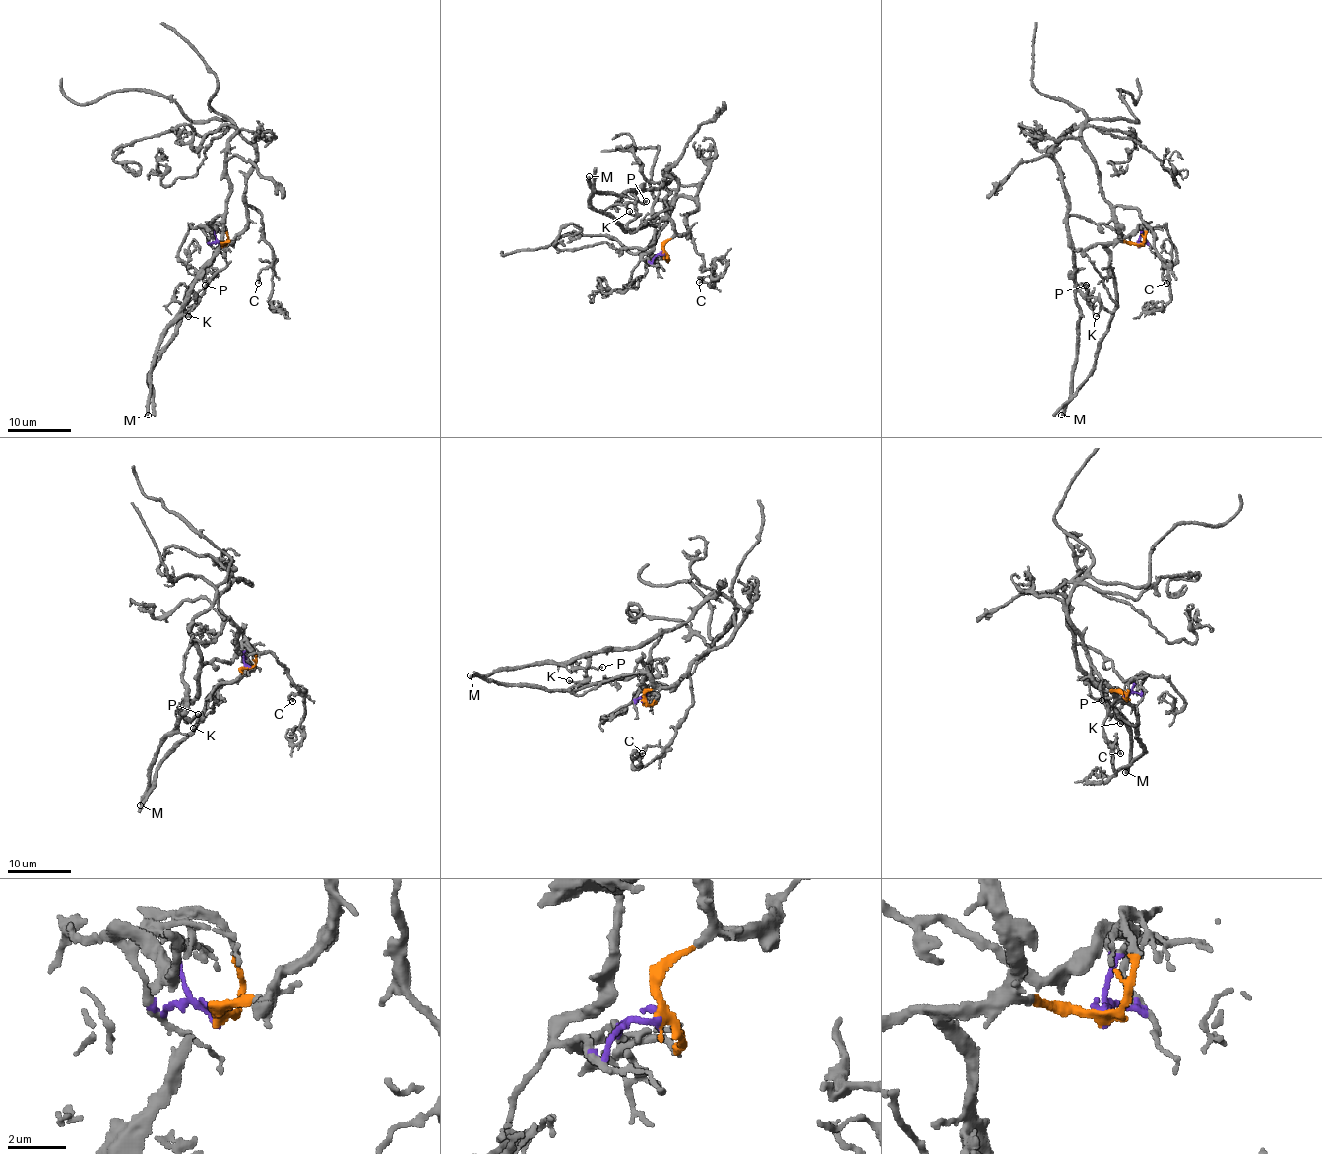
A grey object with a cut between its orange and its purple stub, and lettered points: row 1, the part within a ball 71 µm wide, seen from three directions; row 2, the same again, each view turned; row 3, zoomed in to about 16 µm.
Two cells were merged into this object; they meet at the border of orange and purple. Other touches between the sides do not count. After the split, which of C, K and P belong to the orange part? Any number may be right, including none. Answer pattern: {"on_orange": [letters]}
{"on_orange": ["C"]}

